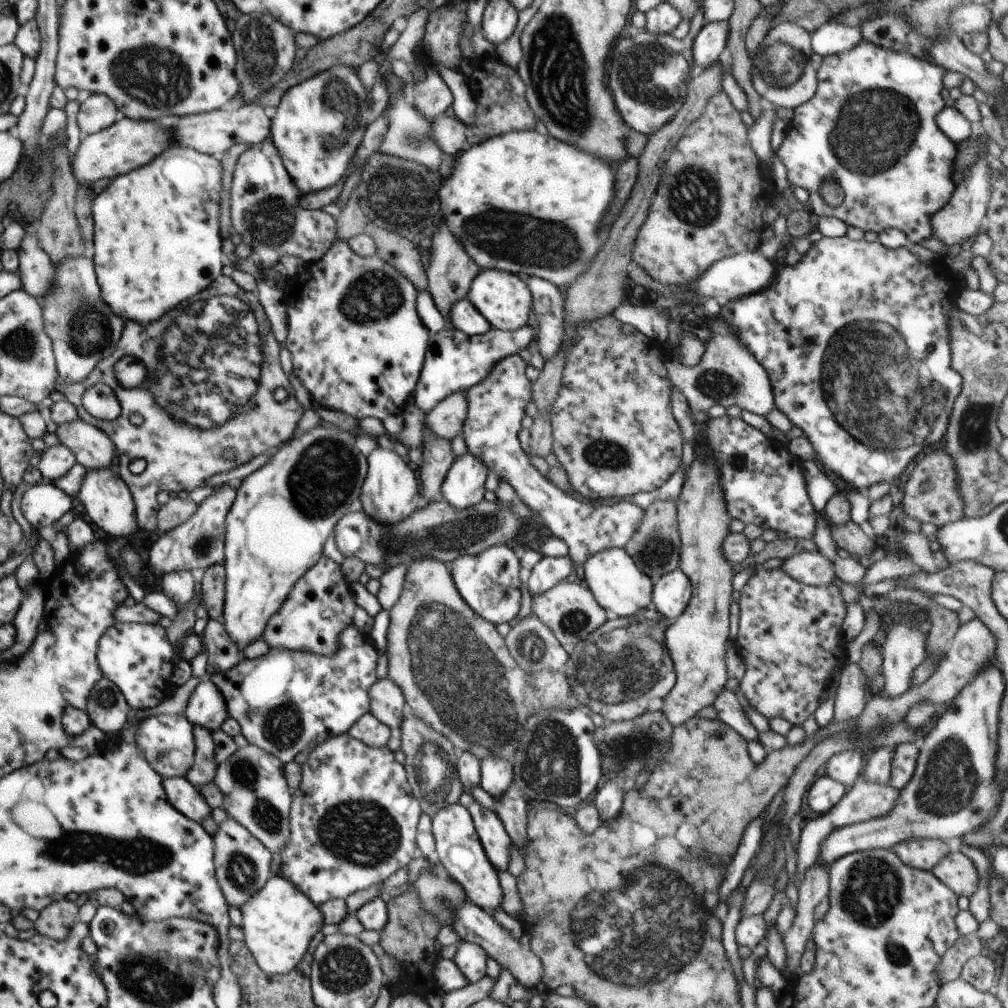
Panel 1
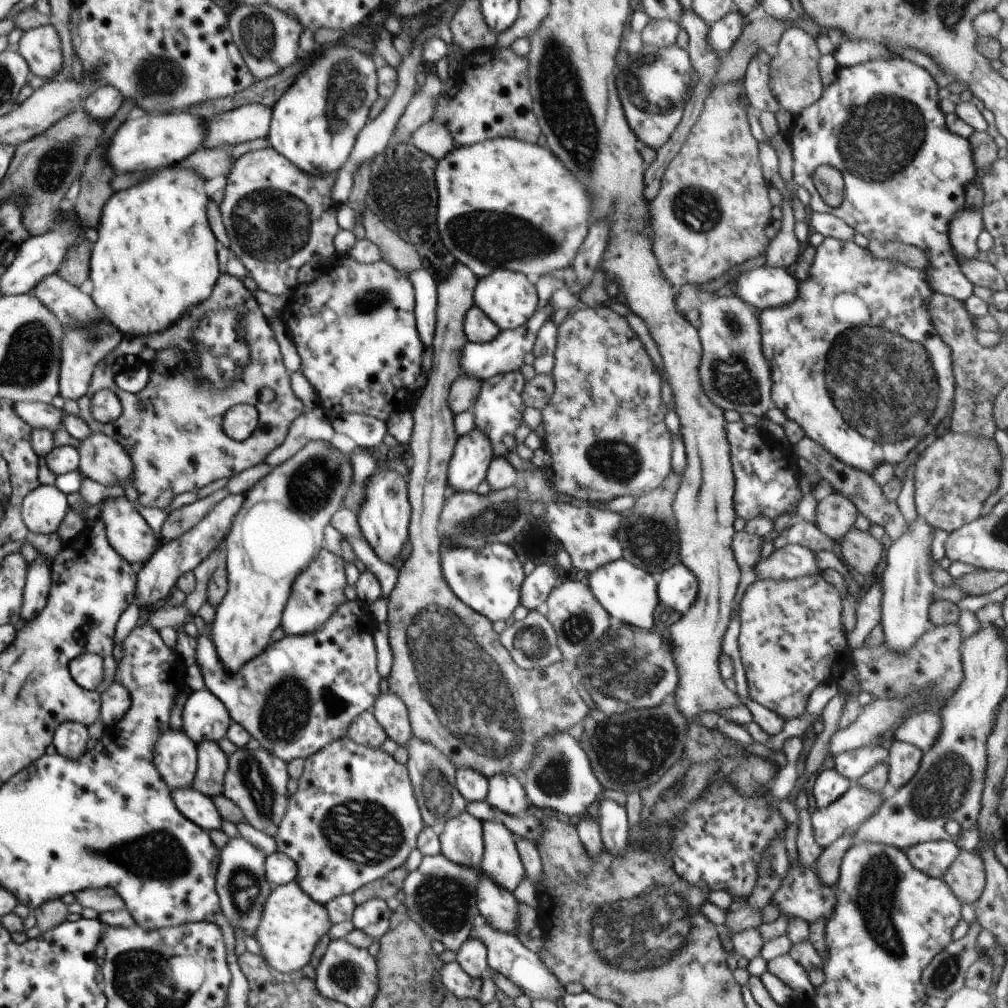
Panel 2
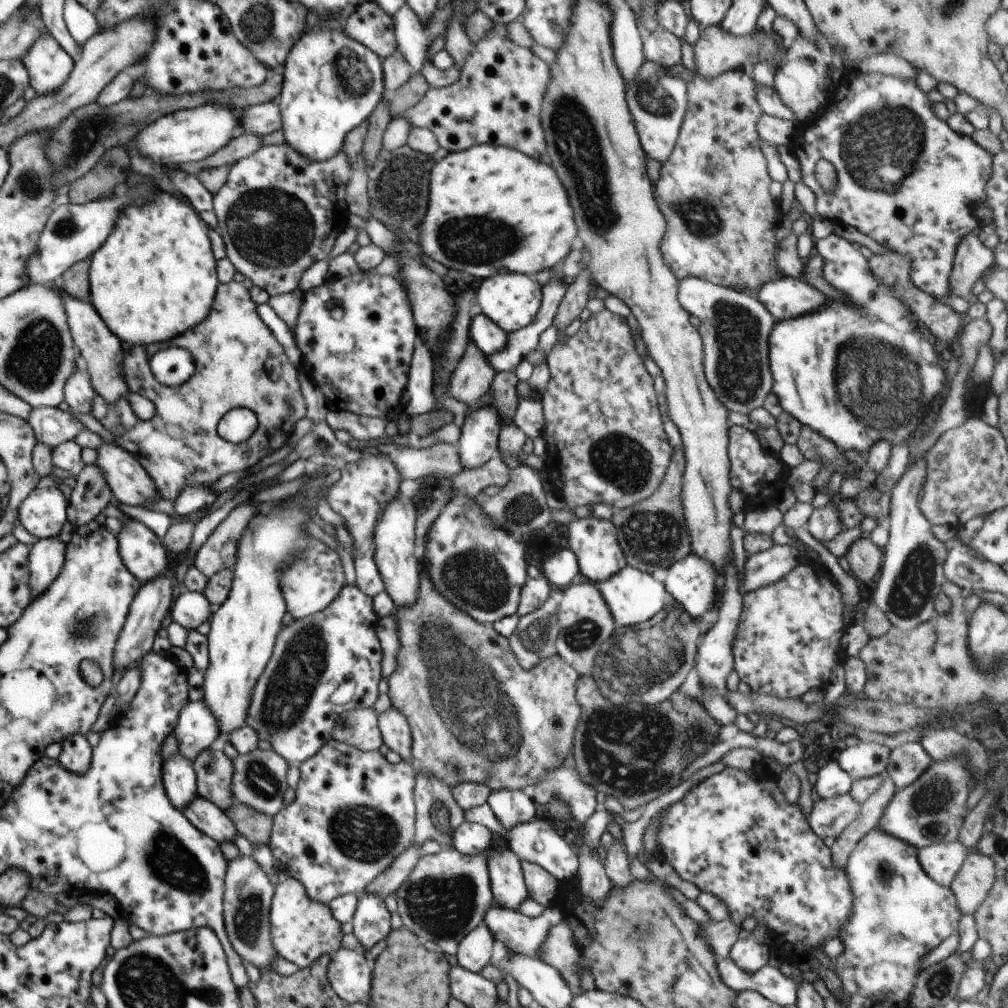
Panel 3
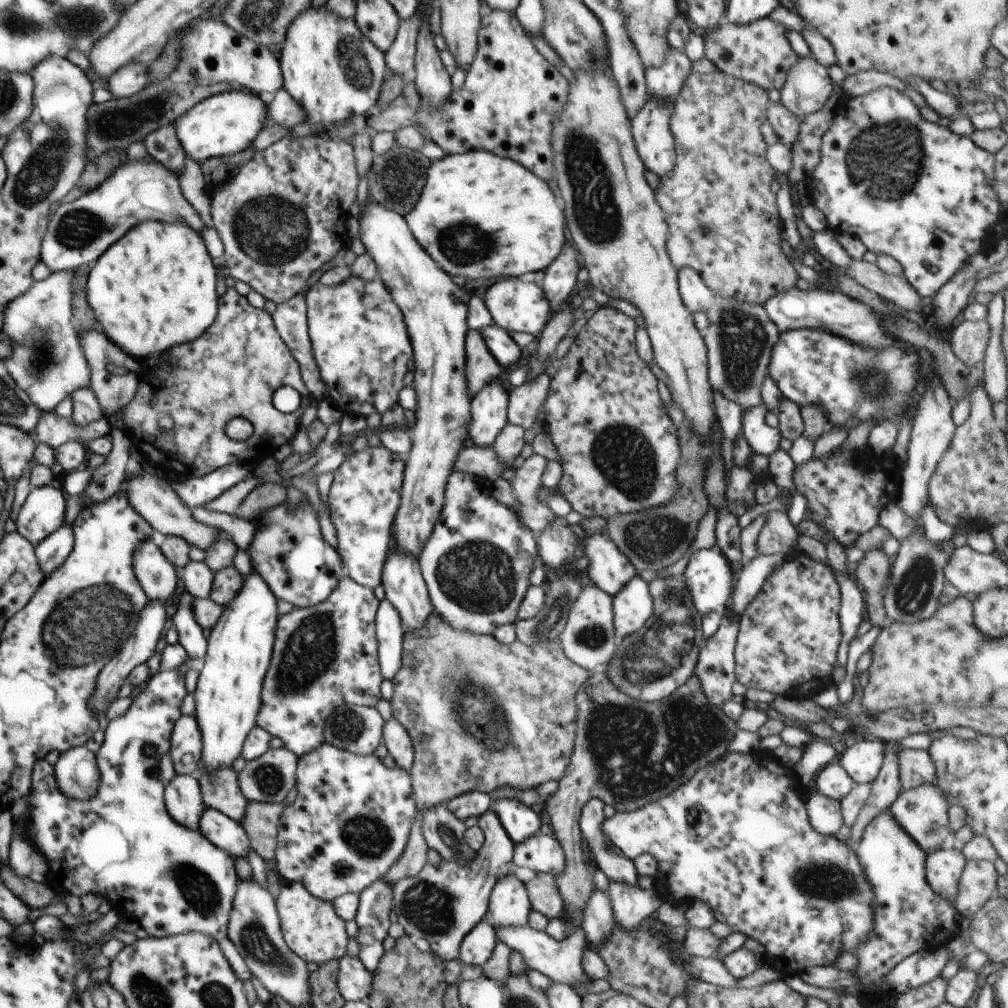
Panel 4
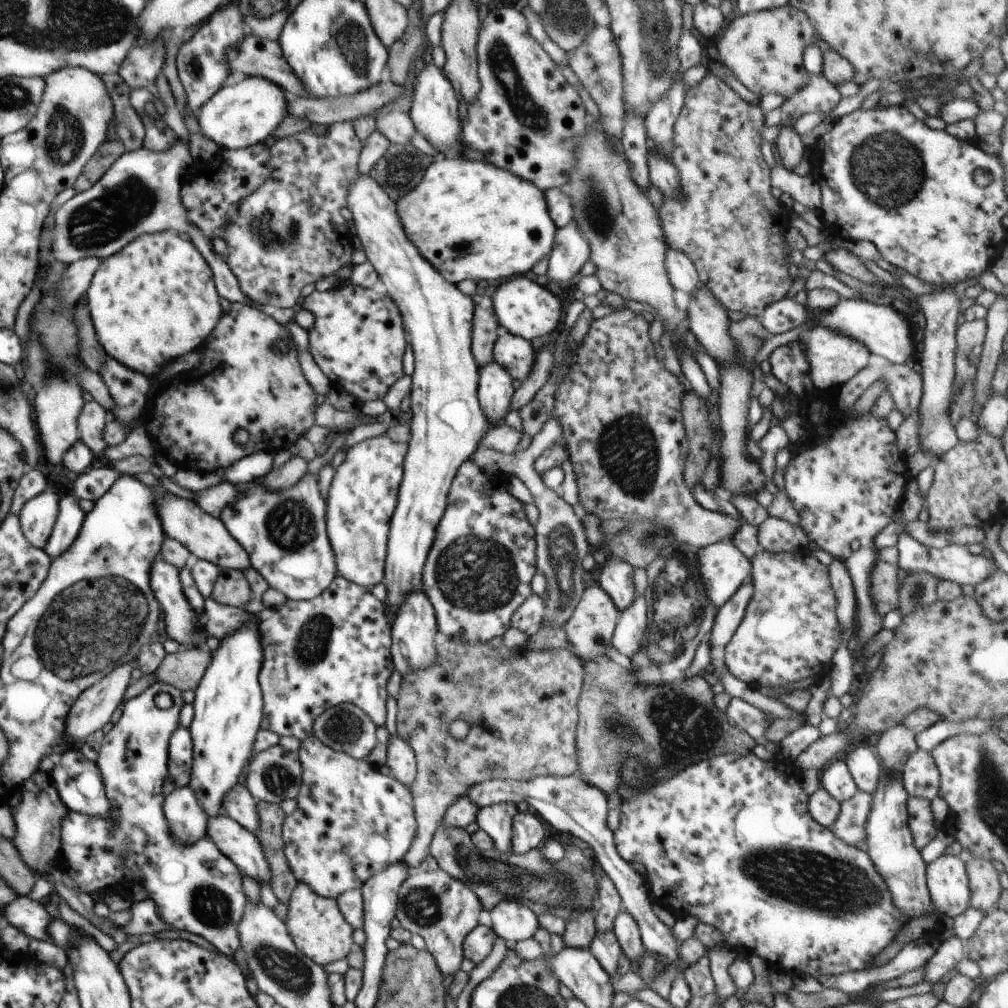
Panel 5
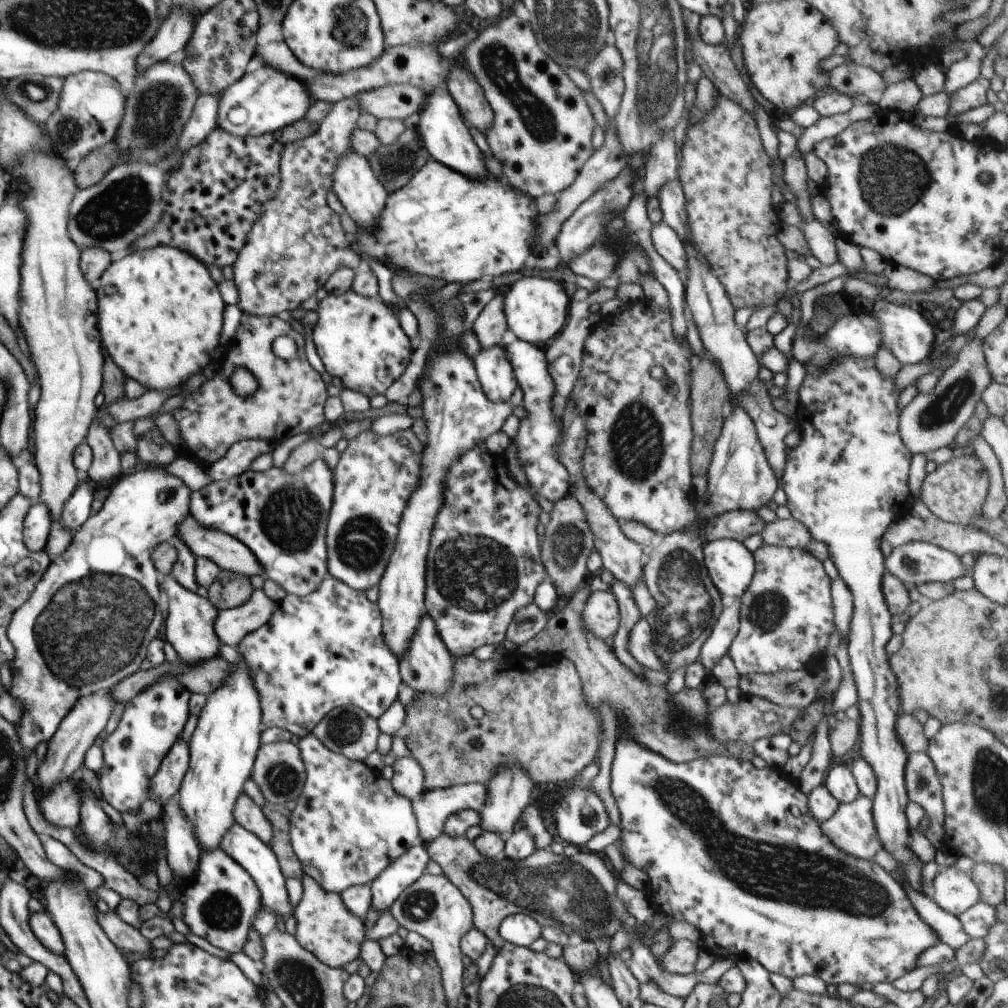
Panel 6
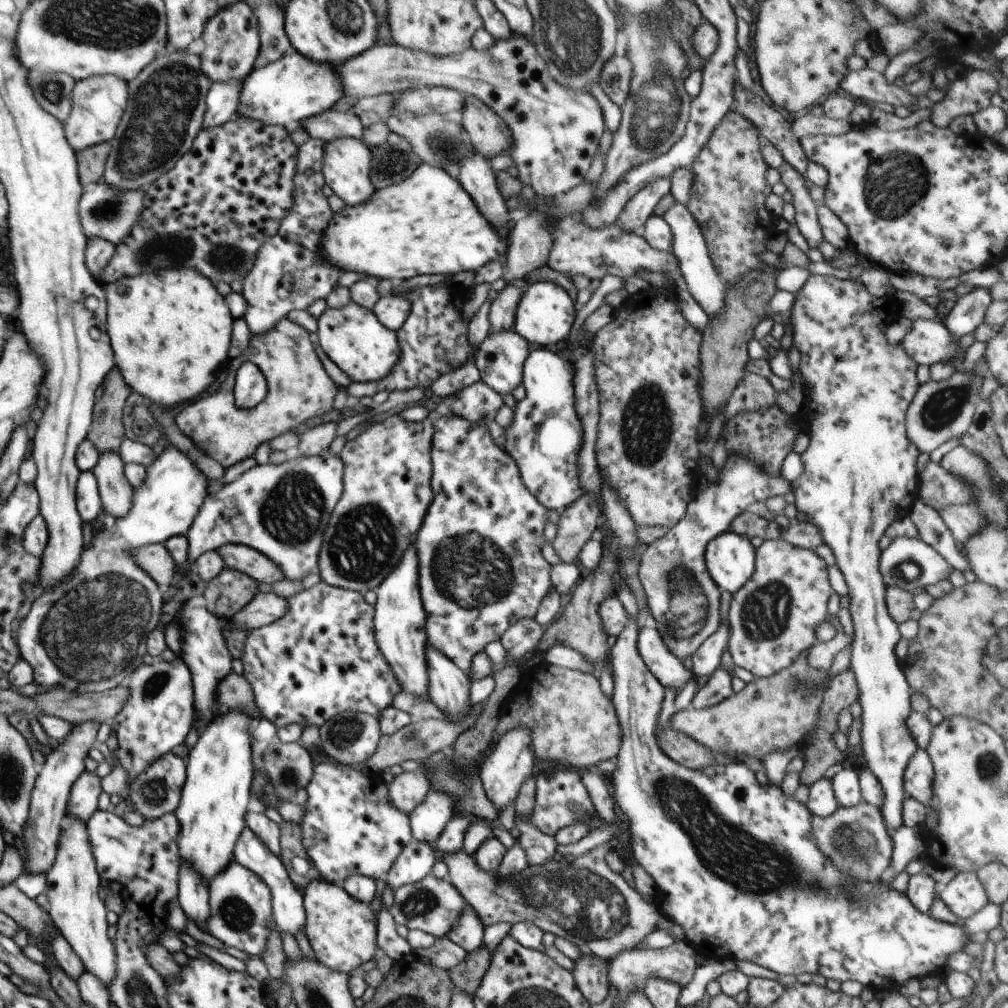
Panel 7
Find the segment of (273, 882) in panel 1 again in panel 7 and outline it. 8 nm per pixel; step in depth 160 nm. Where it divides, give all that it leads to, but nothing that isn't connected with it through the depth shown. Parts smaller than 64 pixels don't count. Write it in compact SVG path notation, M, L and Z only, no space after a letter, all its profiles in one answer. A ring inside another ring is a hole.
M313 880L303 893L307 921L303 932L318 961L329 969L353 975L364 962L374 958L377 948L377 916L374 910L357 901L342 885Z

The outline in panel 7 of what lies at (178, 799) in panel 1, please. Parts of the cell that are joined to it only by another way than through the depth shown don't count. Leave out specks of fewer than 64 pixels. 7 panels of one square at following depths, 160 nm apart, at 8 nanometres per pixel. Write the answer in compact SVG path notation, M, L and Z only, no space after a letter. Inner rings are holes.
M248 826L244 827L243 833L236 841L234 856L234 860L238 864L257 874L271 890L273 920L277 930L292 936L296 936L298 932L303 932L307 921L305 906L303 905L303 893L290 880L280 857L277 857Z

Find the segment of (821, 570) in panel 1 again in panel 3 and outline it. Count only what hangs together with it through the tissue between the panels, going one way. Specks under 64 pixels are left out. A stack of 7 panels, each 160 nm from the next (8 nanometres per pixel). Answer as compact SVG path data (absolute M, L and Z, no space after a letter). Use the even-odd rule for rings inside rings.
M775 544L772 548L750 555L745 560L745 580L742 592L749 593L778 582L798 564L799 551L789 545Z

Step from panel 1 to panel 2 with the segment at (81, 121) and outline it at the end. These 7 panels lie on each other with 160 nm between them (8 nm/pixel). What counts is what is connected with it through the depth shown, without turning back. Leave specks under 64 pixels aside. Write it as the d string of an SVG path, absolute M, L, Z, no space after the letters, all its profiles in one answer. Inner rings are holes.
M112 85L101 86L83 102L83 108L93 119L108 122L108 119L122 106L123 94Z

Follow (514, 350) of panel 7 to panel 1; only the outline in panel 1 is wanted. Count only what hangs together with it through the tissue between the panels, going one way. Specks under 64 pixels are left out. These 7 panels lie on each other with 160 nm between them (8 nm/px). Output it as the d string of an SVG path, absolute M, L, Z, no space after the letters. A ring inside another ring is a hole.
M470 451L456 457L442 483L440 494L441 500L448 501L457 509L465 509L469 506L478 504L483 499L486 490L484 488L484 482L486 482L488 471L489 468L484 464L484 461L481 461L480 457L477 457Z

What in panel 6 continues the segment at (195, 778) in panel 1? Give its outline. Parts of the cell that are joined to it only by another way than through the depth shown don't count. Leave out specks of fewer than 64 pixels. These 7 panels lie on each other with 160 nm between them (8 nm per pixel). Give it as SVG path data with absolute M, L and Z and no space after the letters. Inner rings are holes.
M244 792L239 796L233 813L236 823L253 832L264 844L271 844L273 837L271 822L263 810Z

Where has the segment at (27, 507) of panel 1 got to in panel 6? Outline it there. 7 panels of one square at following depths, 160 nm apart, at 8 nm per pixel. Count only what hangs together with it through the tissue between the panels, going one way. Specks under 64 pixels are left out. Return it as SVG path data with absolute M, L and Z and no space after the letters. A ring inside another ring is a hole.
M33 502L23 522L23 541L32 552L45 550L51 527L48 507L40 502Z

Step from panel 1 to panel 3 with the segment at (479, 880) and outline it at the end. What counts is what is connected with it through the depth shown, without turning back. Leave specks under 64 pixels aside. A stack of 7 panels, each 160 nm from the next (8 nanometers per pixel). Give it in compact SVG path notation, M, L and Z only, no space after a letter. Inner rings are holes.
M464 821L453 834L453 846L465 855L480 854L493 842L493 834L486 826ZM493 904L485 914L484 922L495 940L504 942L513 953L541 960L541 950L549 930L562 920L563 914L556 907L545 909L537 919L533 919L519 910Z

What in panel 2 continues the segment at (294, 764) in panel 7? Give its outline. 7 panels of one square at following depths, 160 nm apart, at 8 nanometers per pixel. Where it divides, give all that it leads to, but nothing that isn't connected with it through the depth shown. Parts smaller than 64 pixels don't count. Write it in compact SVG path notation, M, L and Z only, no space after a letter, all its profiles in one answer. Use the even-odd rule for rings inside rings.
M262 746L259 749L237 748L228 756L228 762L223 795L242 809L246 822L273 837L289 804L287 784L291 778L288 776L287 762Z

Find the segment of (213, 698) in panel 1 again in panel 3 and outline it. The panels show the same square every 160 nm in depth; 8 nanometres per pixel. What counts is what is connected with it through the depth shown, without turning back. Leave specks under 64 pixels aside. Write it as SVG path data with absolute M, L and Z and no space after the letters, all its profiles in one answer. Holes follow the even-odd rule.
M204 701L187 702L175 725L179 753L192 762L203 750L218 746L221 732L217 720Z

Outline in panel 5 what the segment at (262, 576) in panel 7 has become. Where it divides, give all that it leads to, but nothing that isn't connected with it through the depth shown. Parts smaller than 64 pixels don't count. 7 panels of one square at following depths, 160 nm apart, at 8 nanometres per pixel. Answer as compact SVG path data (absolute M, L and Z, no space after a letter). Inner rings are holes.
M162 492L155 505L165 536L180 542L199 559L210 561L222 569L243 571L251 566L248 553L228 532L224 523L218 517L210 516L204 512L198 503L168 494L168 492Z

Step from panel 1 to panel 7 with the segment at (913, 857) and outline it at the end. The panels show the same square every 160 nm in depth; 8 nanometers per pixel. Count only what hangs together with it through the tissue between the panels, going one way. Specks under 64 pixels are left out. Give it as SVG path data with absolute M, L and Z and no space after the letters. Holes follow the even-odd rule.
M958 873L951 882L939 886L937 898L951 914L964 920L989 903L987 890L977 873Z

